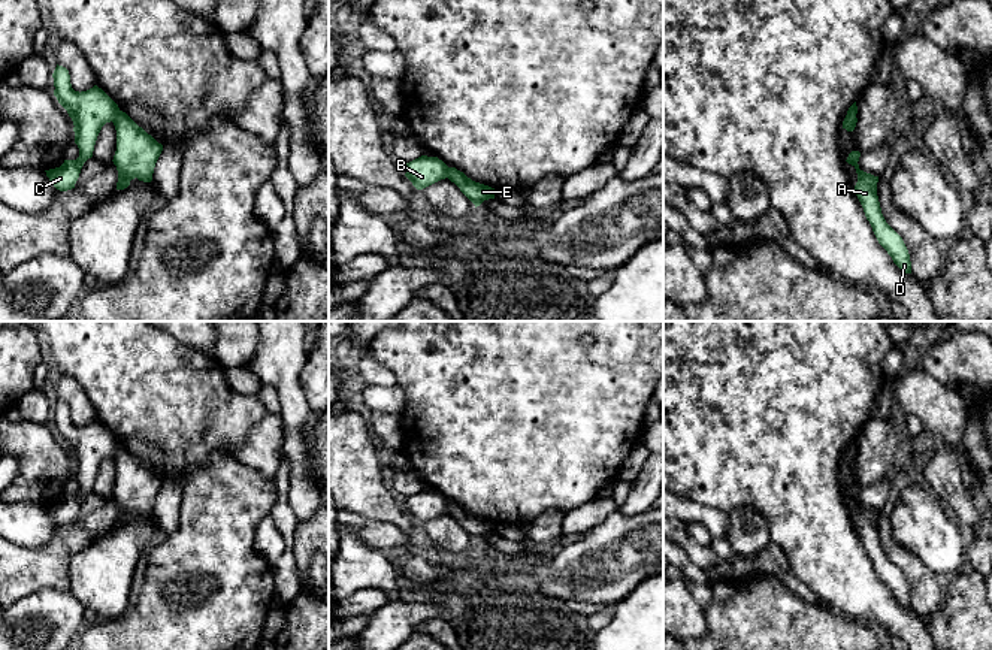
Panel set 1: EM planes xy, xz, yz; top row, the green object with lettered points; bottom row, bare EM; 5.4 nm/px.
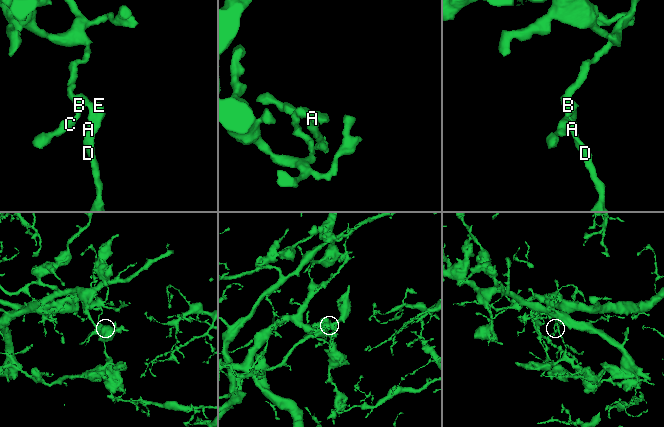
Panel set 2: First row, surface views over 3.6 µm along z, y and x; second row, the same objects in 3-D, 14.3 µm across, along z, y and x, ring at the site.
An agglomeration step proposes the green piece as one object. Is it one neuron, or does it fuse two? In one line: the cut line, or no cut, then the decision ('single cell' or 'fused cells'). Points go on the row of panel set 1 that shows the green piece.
cut in xy along (120, 111), (112, 121); fused cells

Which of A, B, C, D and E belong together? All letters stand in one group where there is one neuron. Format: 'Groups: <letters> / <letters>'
Groups: A D E / B C

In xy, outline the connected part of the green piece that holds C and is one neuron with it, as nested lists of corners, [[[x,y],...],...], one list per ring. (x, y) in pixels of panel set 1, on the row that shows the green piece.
[[[63,66],[55,67],[54,96],[67,111],[73,121],[75,143],[79,148],[76,160],[64,160],[60,167],[45,170],[52,185],[60,191],[75,188],[84,163],[93,157],[94,145],[102,127],[114,123],[120,114],[118,105],[97,85],[87,91],[75,91],[70,84],[69,70]]]

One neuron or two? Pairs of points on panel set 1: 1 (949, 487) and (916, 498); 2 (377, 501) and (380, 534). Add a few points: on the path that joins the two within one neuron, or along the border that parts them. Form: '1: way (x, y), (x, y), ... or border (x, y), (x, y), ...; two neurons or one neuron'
1: border (918, 477), (956, 519); two neurons
2: border (344, 511), (386, 520), (407, 532); two neurons

